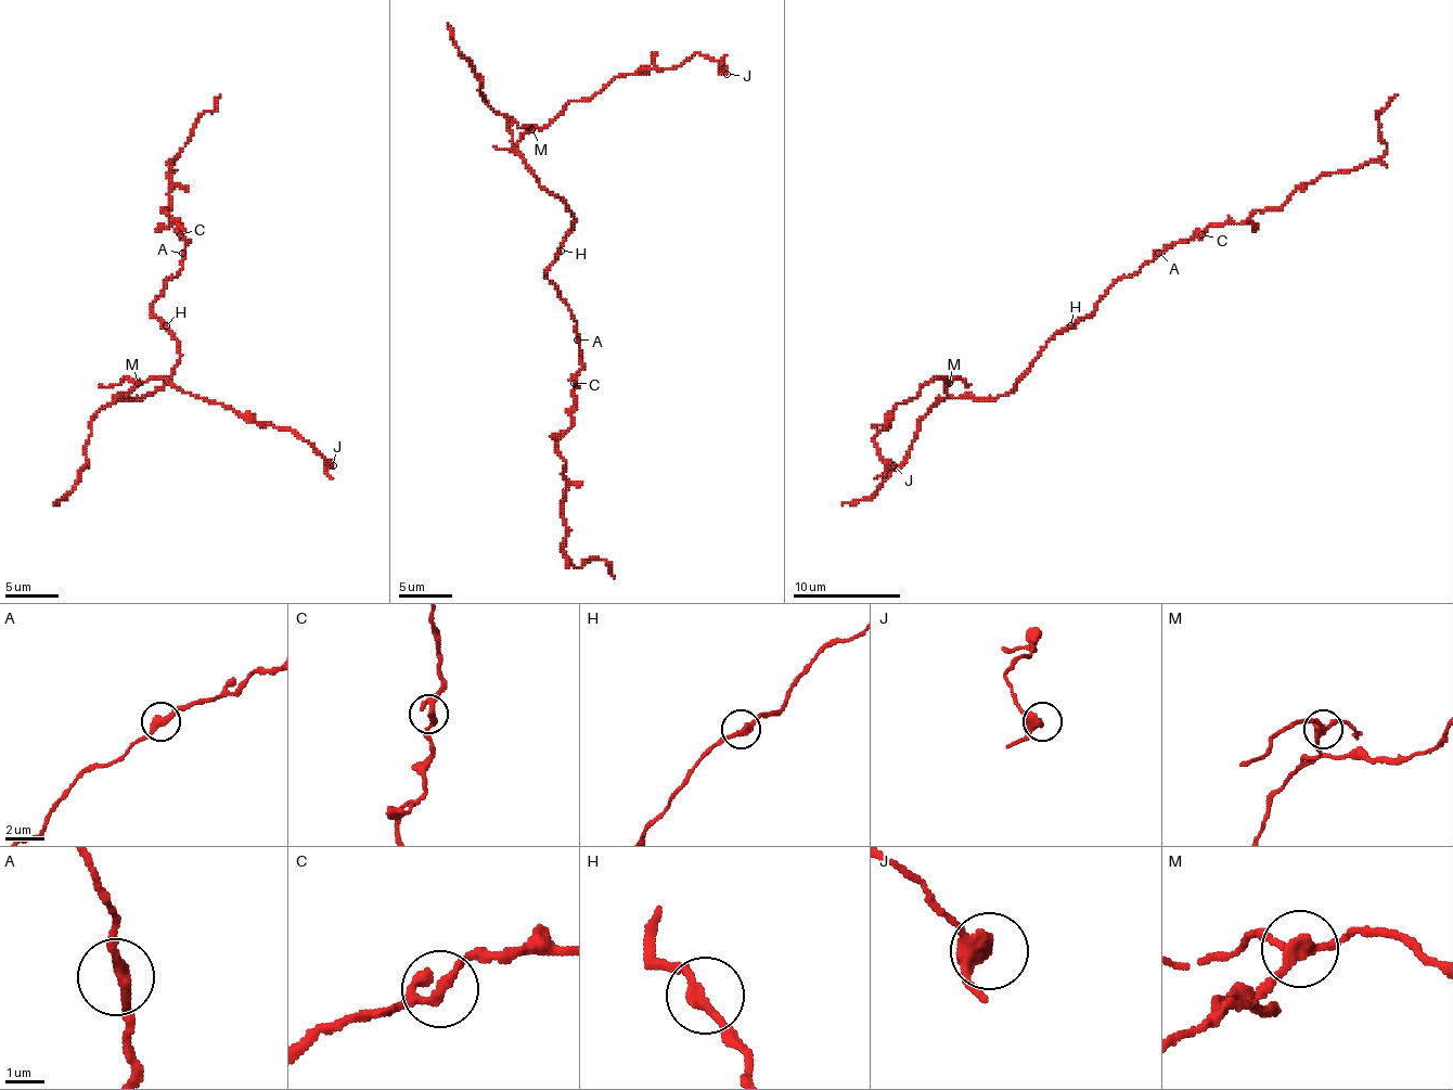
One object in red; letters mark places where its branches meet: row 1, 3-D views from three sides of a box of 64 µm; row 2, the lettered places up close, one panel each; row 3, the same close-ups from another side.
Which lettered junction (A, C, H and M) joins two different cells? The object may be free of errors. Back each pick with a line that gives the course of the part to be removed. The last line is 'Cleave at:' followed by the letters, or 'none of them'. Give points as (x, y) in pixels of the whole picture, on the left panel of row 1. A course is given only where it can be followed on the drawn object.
M: Course of the part to remove: (137, 382), (166, 379), (177, 389), (249, 414), (257, 422), (282, 427), (306, 440), (333, 478)
Cleave at: M

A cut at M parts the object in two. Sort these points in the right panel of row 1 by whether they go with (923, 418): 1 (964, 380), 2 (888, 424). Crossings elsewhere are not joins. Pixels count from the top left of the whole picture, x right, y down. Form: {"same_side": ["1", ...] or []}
{"same_side": []}

